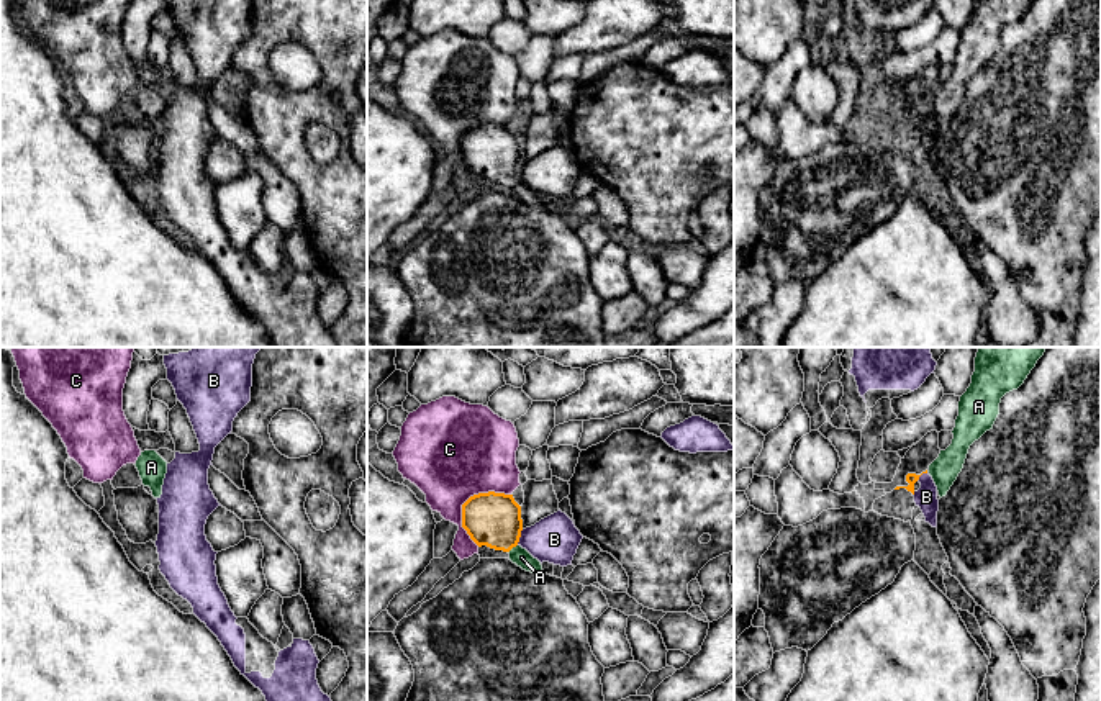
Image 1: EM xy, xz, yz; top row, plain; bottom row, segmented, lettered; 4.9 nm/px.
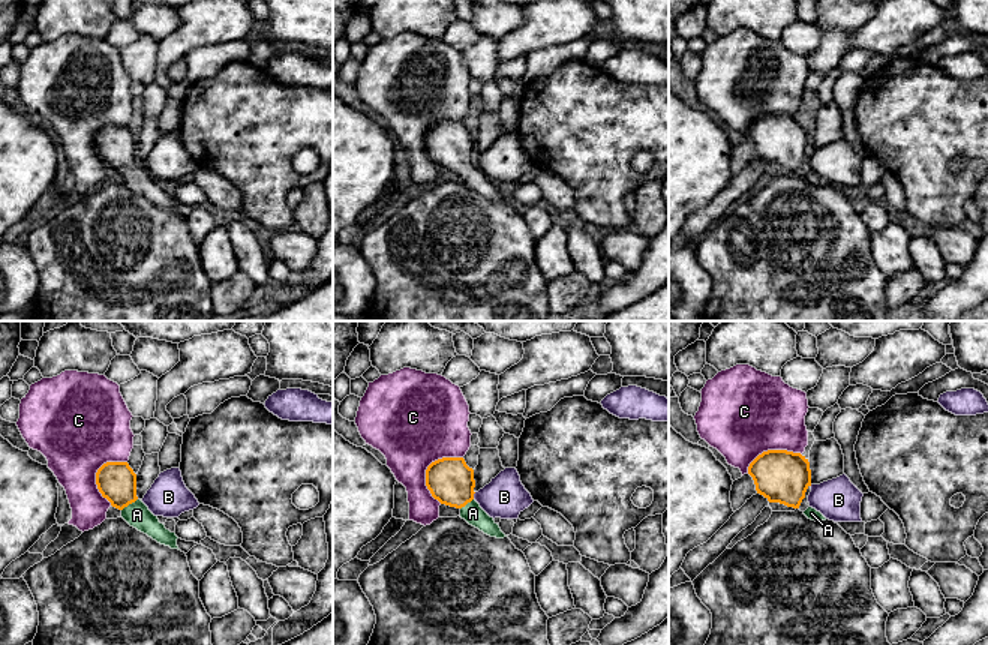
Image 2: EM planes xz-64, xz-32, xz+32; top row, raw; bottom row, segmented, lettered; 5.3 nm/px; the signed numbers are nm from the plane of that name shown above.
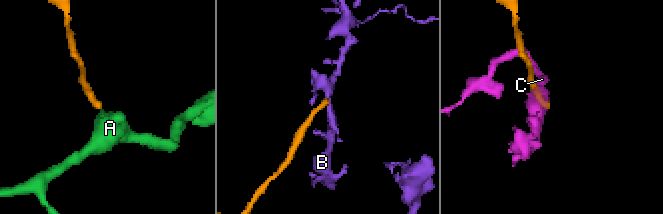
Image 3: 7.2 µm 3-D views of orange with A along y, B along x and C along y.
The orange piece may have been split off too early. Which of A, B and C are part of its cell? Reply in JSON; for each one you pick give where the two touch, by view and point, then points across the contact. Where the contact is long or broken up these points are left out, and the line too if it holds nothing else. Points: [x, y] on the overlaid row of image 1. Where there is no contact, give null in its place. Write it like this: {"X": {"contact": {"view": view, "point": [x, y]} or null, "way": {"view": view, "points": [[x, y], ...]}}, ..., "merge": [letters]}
{"A": {"contact": {"view": "xz", "point": [511, 547]}, "way": {"view": "xz", "points": [[493, 520], [511, 547], [521, 557]]}}, "merge": ["A"]}

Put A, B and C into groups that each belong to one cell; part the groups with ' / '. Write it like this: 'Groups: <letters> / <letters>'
Groups: A / B / C

